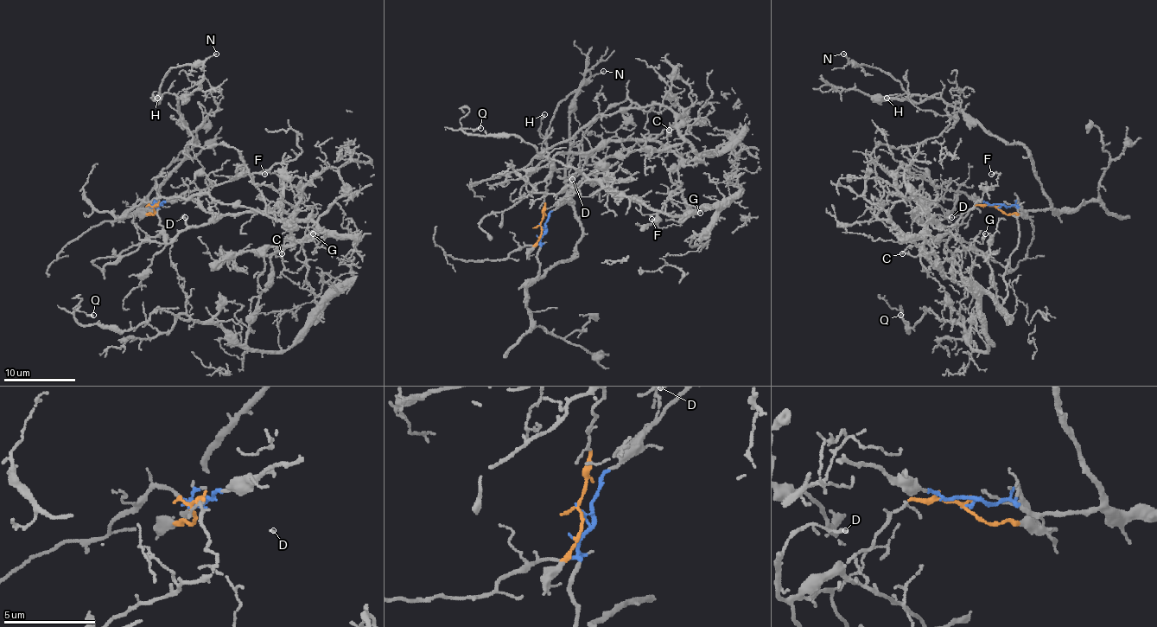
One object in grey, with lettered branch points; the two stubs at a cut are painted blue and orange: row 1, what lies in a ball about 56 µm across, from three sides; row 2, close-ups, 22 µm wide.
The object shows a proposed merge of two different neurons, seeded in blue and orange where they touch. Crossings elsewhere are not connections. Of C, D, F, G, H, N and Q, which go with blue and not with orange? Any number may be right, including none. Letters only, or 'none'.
H, N

